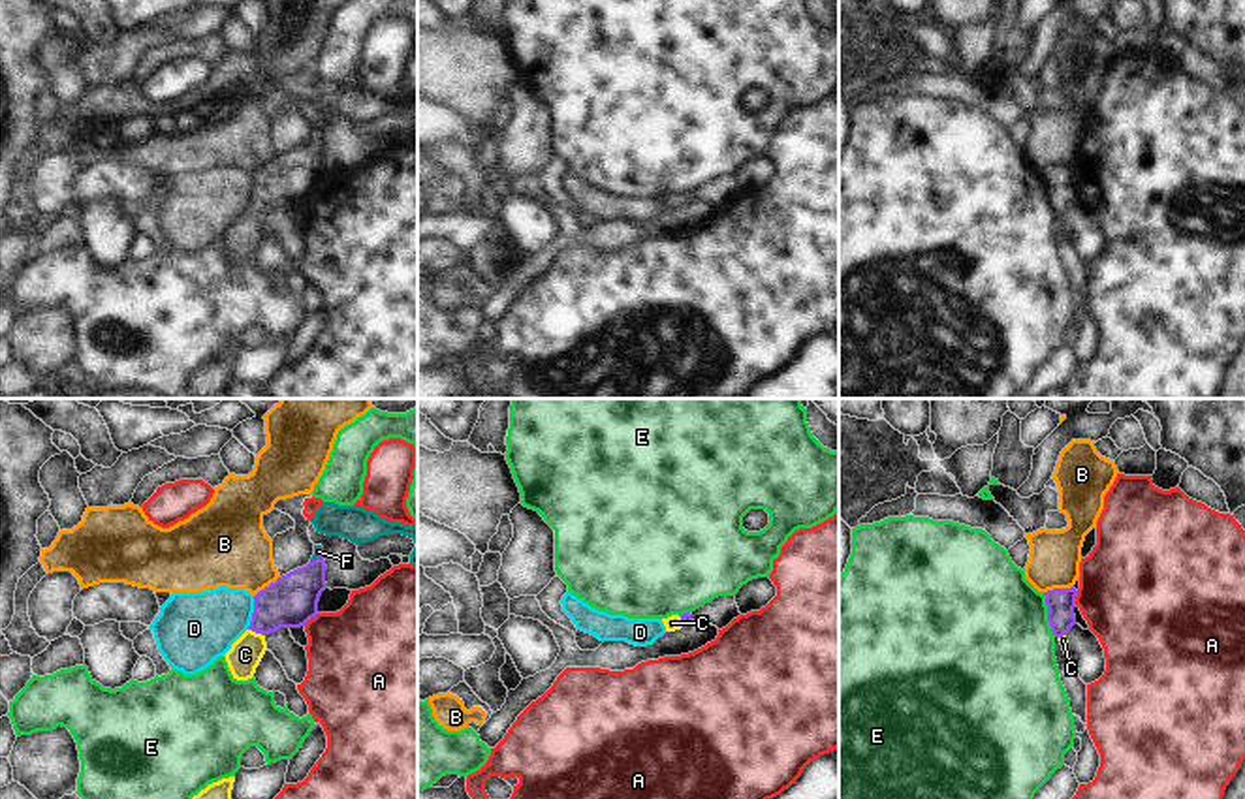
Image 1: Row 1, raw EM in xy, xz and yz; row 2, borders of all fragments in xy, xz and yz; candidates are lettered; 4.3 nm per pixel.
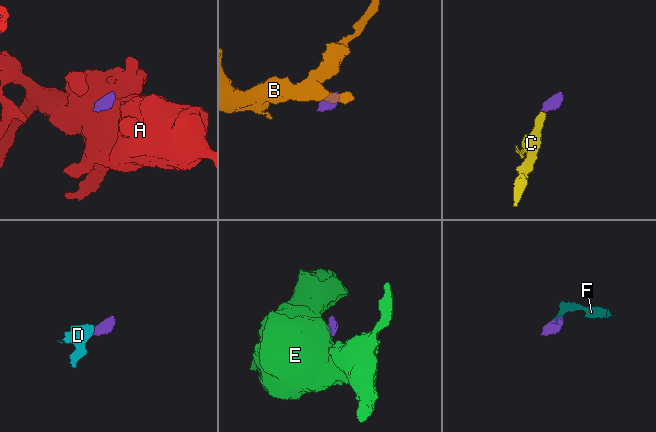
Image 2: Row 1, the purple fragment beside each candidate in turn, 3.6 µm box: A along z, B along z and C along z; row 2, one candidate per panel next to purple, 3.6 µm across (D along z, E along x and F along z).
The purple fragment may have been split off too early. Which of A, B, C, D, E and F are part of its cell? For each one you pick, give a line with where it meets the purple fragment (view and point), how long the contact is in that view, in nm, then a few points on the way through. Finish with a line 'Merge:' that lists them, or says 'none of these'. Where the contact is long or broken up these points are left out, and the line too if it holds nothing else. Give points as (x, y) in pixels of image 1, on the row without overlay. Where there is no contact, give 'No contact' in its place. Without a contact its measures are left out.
C: Touches purple at xy (256, 211). Shared border 80 nm. Path across: xy (292, 179), (256, 211), (245, 234)
F: Touches purple at xy (316, 138). Shared border 70 nm. Path across: xy (292, 179), (311, 158), (316, 138), (318, 130)
Merge: C, F

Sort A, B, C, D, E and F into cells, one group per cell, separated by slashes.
A / B / C F / D / E

